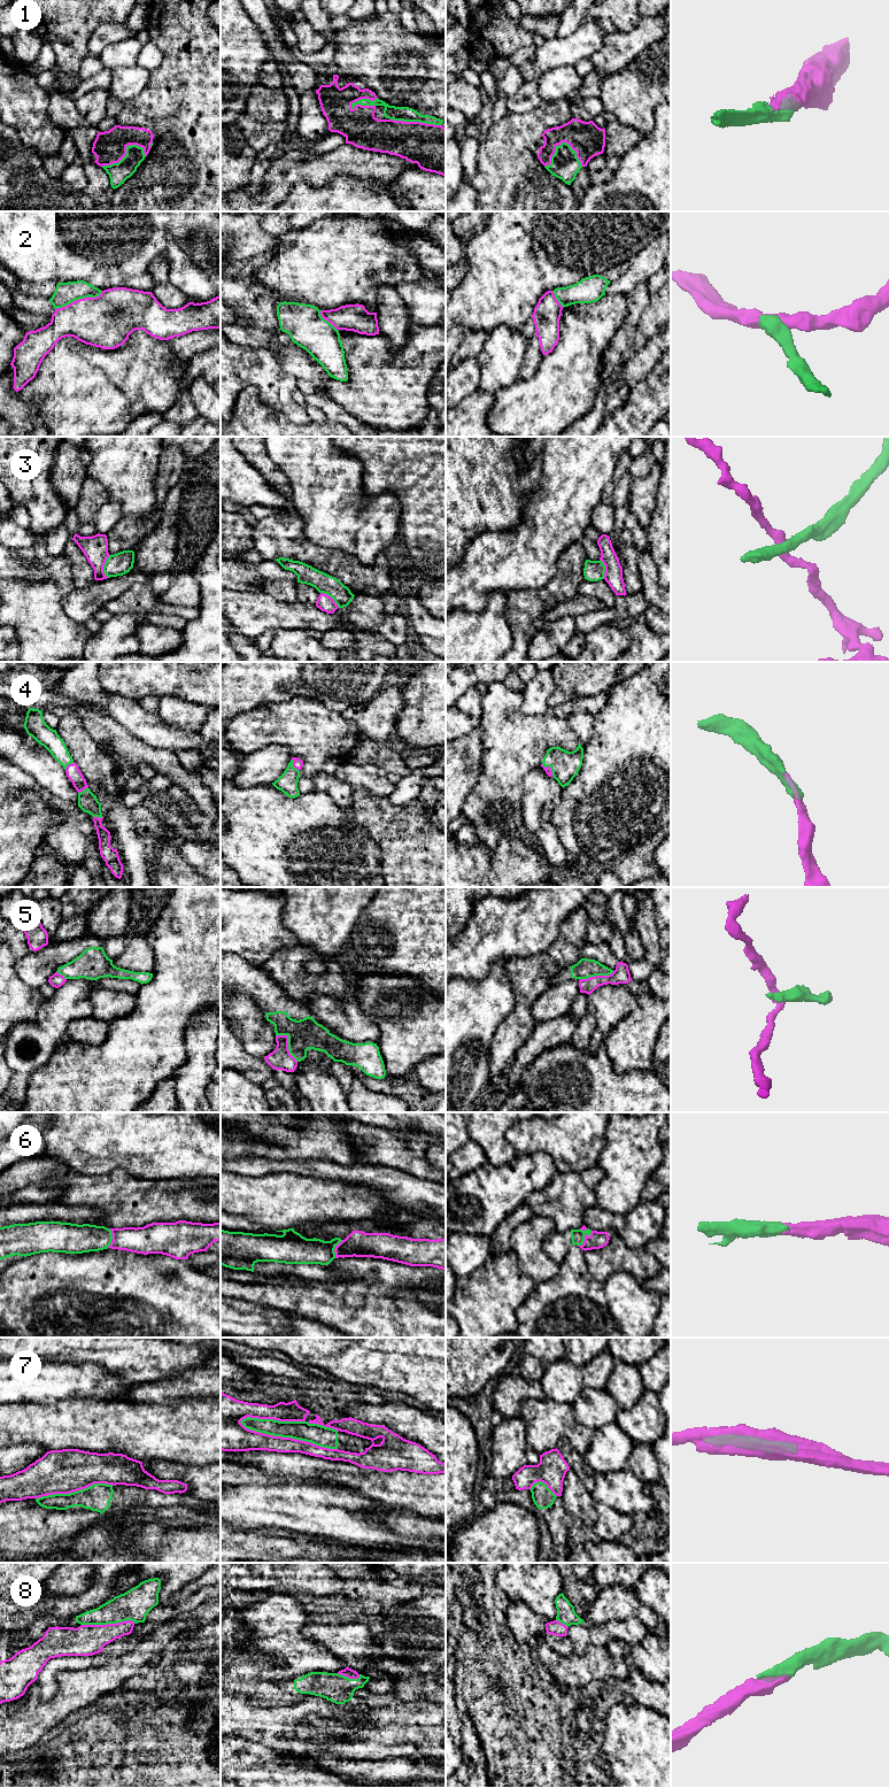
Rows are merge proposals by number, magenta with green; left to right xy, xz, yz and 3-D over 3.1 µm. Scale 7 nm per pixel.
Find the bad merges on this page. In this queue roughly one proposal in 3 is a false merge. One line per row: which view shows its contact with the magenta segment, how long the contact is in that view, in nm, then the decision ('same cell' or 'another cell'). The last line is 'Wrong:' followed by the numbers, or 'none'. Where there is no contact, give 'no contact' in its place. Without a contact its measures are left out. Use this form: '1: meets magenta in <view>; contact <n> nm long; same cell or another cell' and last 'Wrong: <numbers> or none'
1: meets magenta in yz; contact 280 nm long; same cell
2: meets magenta in xy; contact 360 nm long; another cell
3: meets magenta in xy; contact 160 nm long; another cell
4: meets magenta in xz; contact 110 nm long; same cell
5: meets magenta in xz; contact 240 nm long; another cell
6: meets magenta in yz; contact 150 nm long; same cell
7: meets magenta in xz; contact 700 nm long; another cell
8: meets magenta in xy; contact 380 nm long; same cell
Wrong: 2, 3, 5, 7

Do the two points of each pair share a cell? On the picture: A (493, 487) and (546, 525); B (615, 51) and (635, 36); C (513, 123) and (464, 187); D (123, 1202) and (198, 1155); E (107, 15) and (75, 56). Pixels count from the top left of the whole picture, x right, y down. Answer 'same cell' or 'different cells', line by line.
A: different cells
B: same cell
C: different cells
D: different cells
E: same cell

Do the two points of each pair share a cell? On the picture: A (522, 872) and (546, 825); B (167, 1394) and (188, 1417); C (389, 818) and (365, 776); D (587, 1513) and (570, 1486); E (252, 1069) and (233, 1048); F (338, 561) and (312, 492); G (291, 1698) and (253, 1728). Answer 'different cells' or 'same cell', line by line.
A: different cells
B: different cells
C: different cells
D: same cell
E: same cell
F: different cells
G: different cells

